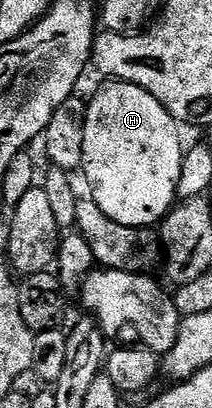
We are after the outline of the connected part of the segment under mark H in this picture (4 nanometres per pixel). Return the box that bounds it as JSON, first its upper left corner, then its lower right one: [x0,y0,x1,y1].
[83,81,183,228]

